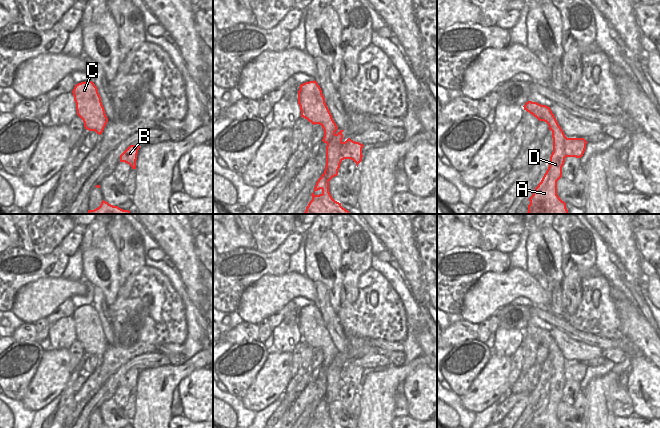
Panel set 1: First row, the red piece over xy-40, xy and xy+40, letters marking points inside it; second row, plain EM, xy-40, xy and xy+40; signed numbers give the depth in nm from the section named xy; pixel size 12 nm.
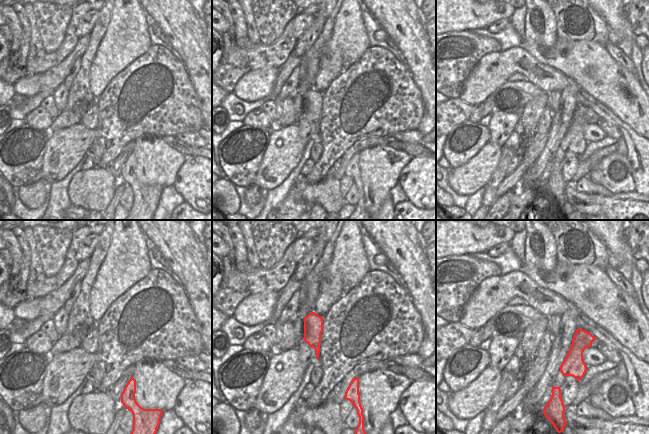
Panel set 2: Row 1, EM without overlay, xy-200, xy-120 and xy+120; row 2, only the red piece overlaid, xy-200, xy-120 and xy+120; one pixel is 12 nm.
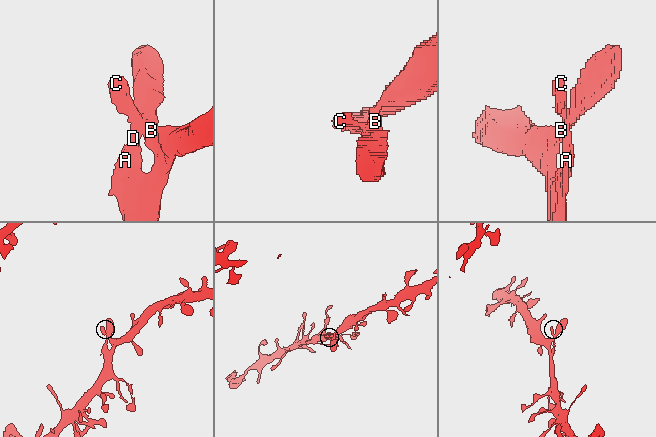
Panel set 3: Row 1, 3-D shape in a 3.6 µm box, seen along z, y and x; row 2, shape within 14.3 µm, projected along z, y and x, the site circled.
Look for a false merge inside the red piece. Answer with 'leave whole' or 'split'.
leave whole

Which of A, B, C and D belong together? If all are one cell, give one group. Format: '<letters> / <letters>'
A B C D

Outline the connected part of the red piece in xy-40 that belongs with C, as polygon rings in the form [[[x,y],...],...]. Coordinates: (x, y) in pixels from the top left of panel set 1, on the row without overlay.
[[[92,305],[78,307],[72,317],[77,339],[83,344],[85,353],[101,359],[108,342],[95,308]]]

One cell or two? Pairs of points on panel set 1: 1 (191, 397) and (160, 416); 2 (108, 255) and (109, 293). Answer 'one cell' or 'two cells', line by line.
1: two cells
2: one cell

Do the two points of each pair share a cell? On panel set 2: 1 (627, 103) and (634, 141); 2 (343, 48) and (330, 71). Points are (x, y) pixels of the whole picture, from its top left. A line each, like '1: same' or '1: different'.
1: different
2: same

